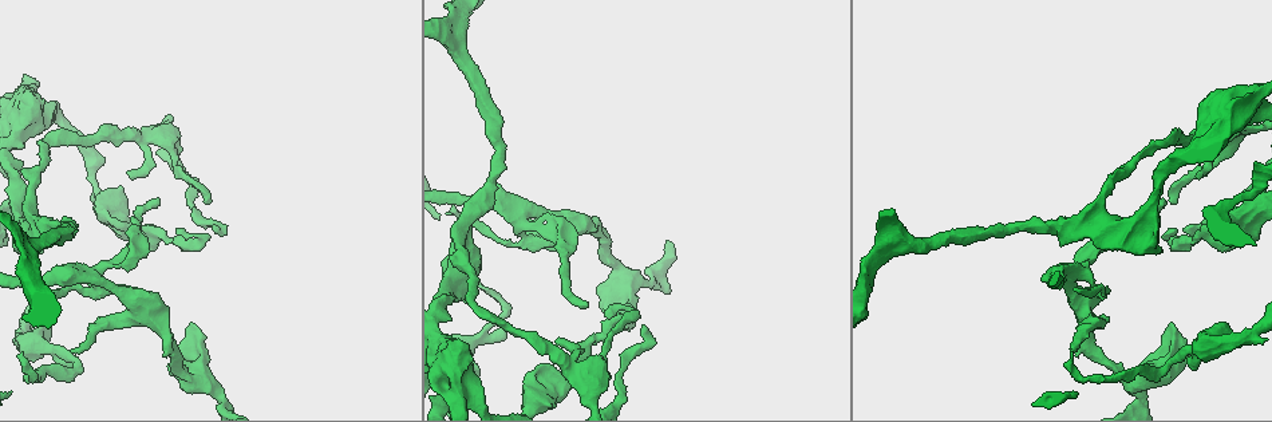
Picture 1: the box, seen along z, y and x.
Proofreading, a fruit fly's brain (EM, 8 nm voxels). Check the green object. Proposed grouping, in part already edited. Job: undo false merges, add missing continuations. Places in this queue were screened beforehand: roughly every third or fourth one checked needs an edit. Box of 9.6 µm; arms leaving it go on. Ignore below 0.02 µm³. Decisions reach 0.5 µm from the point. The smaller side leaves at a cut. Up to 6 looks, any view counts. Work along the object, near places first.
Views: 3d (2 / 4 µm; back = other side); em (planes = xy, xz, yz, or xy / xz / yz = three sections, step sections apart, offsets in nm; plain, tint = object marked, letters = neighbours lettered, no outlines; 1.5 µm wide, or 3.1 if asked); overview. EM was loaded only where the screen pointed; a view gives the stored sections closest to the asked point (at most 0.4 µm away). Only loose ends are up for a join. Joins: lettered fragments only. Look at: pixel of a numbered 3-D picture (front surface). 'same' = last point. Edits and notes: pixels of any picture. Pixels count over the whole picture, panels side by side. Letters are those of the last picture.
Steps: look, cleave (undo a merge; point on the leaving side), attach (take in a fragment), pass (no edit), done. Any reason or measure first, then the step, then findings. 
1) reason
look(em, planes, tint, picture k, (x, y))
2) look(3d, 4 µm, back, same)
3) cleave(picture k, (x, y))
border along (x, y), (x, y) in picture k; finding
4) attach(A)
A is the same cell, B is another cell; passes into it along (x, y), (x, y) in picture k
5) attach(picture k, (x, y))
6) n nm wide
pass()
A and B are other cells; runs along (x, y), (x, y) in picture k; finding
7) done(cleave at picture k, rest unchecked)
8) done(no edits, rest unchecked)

long arm stops here
look(em, planes, letters, picture 1, (21, 351))

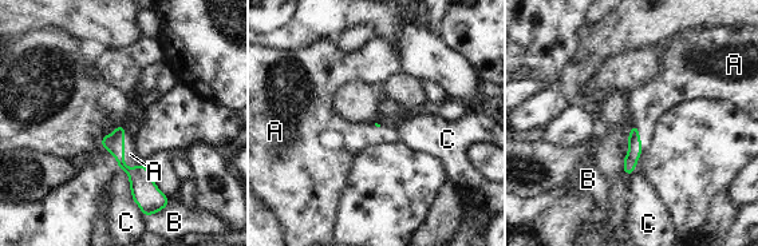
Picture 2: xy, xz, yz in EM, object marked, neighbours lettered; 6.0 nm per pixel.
C touches over 300 nm
attach(A)
A is the same cell, B and C are other cells; passes into it along (143, 189), (123, 153), (130, 154) in picture 2; it goes on there

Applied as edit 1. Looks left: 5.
look(overview)

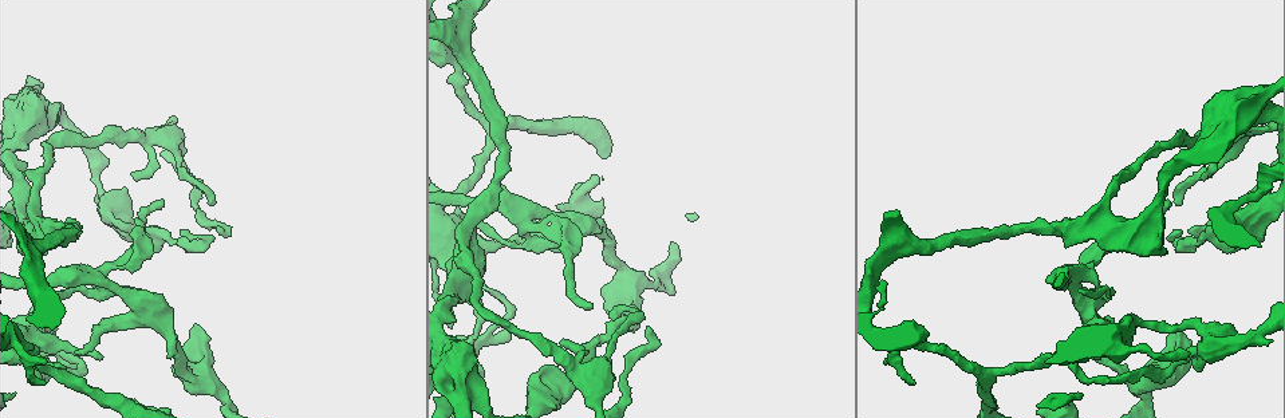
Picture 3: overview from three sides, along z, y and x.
thick turns thin
look(3d, 4 µm, back, picture 3, (176, 244))

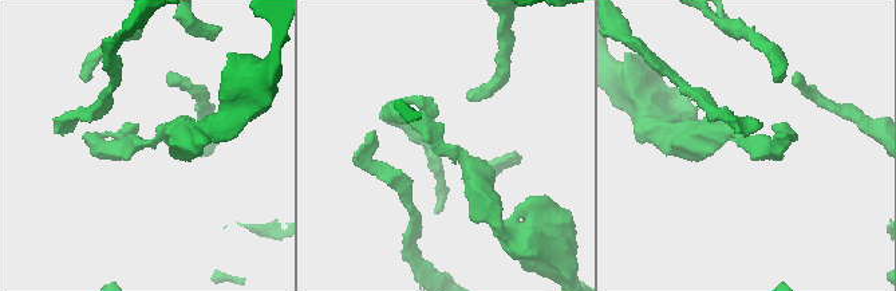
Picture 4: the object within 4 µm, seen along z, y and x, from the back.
look(em, planes, letters, picture 4, (141, 144))

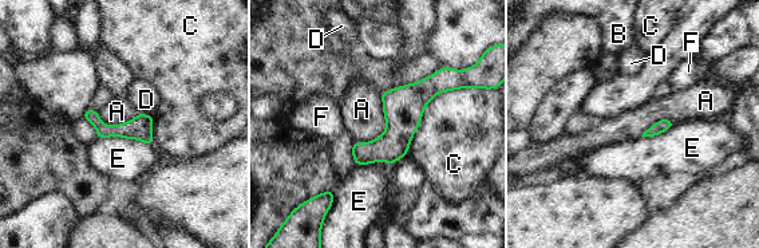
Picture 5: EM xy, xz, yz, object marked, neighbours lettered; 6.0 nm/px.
70 nm wide
pass()
A, B, C, D, E and F are other cells; continuous, no second neuron

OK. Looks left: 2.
look(em, 3.1 µm, xz, step 16, tint, picture 3, (1256, 223))

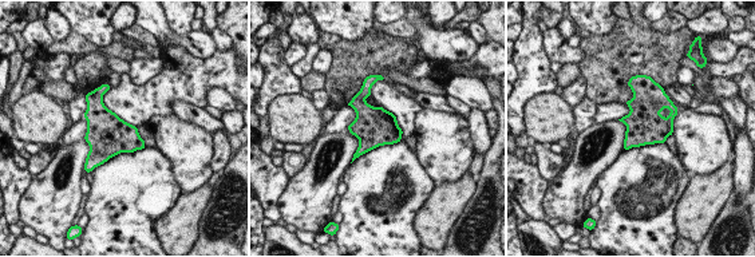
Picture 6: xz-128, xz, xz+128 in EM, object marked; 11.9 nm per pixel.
look(em, 3.1 µm, planes, letters, same)

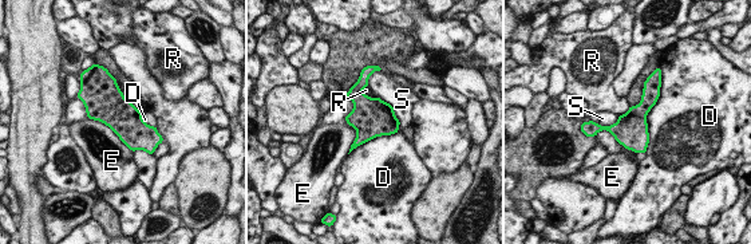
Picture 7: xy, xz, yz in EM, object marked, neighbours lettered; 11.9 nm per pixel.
D touches over 800 nm
pass()
D, E, R and S are other cells; one neuron here

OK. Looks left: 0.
done(attach at picture 2, rest unchecked)

